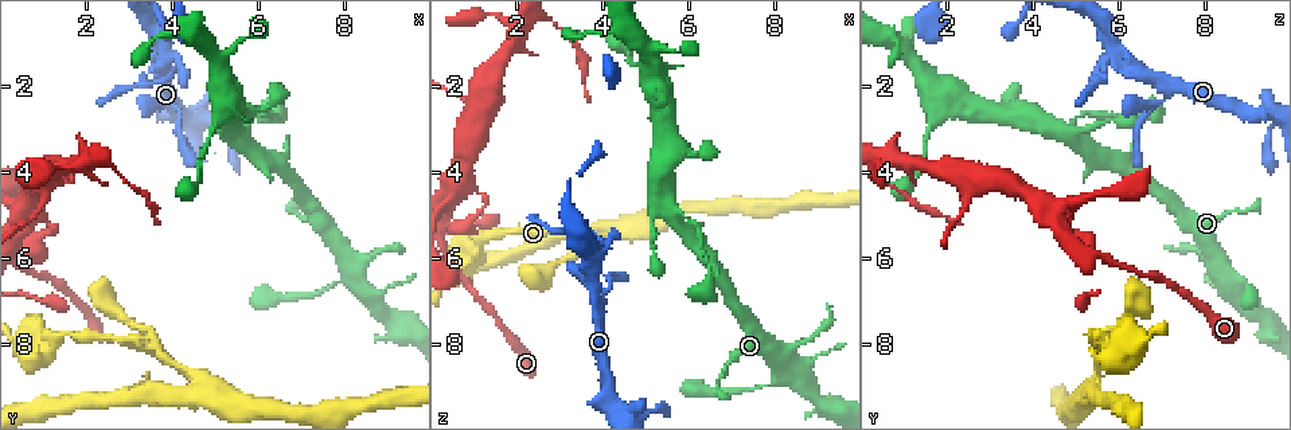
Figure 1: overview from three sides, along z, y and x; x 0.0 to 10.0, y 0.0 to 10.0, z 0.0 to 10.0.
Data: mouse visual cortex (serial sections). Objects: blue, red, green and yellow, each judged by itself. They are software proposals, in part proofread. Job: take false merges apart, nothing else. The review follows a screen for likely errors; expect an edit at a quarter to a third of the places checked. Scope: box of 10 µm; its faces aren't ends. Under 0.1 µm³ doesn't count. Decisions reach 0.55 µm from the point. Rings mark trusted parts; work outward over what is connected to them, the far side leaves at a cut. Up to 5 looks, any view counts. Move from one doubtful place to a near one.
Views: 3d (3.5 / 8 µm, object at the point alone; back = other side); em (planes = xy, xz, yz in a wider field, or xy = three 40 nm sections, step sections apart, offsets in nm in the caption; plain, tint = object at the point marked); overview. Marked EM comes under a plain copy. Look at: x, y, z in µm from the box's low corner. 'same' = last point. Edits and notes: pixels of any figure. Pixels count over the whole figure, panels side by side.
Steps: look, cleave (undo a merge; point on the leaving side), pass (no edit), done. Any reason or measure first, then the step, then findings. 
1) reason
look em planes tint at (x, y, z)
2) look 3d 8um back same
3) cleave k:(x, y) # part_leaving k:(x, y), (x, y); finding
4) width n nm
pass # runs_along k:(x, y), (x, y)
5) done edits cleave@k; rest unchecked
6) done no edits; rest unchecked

sharp bend
look 3d 3.5um at (3.90, 1.30, 6.00)

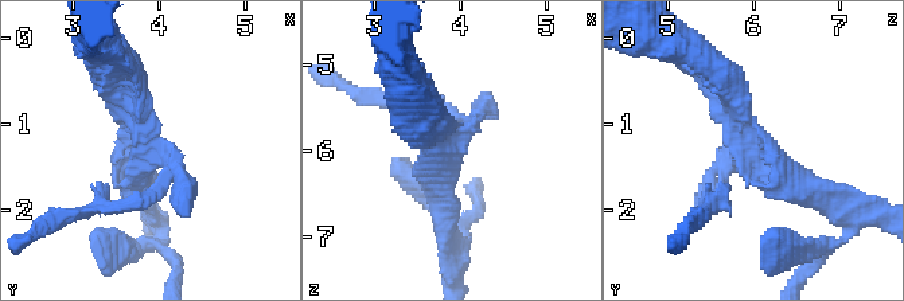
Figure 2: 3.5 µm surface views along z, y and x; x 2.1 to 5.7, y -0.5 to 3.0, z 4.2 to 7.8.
need the tissue
look em xy step 3 tint at (3.95, 1.25, 5.95)

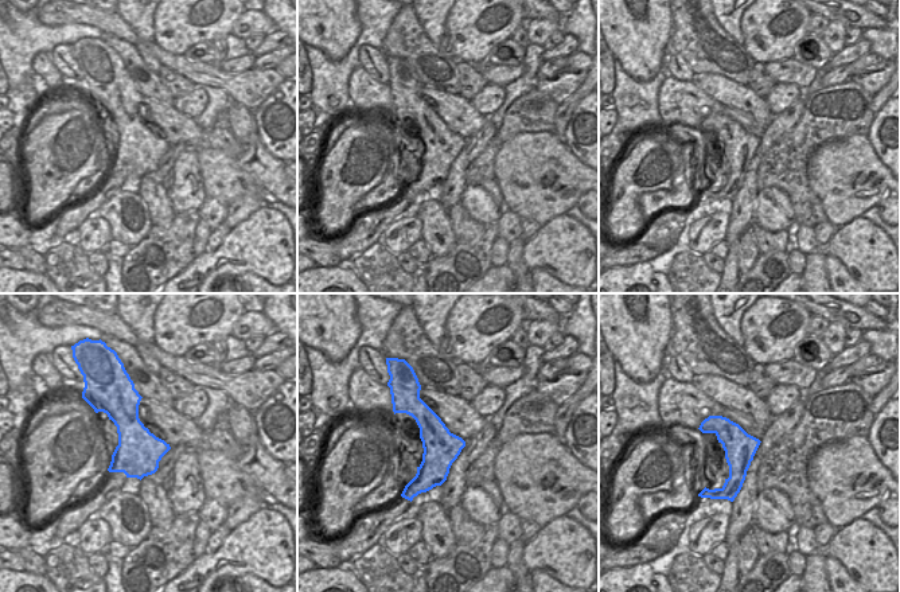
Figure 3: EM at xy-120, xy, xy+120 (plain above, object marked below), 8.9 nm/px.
pass # runs_along 3:(415, 397), (432, 429), (415, 491); one cell here

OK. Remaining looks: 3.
branch point
look 3d 8um at (5.05, 2.70, 1.75)

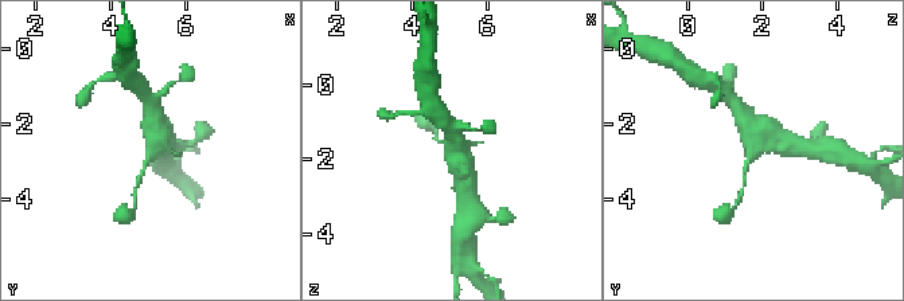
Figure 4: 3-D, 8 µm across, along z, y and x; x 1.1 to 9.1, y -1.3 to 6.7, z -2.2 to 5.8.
look 3d 3.5um same

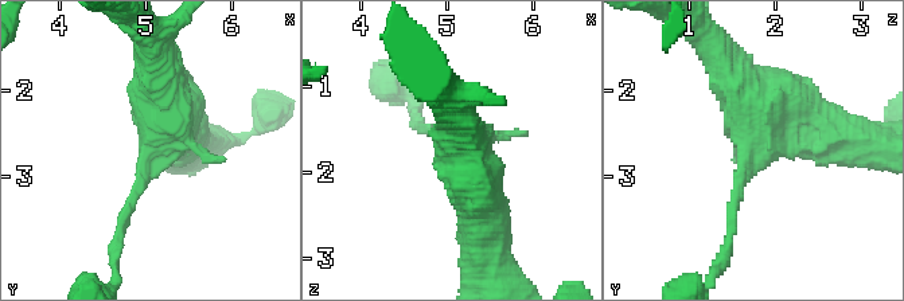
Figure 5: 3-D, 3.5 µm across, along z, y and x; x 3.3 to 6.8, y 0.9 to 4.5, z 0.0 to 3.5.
look em planes tint at (5.10, 2.75, 1.80)

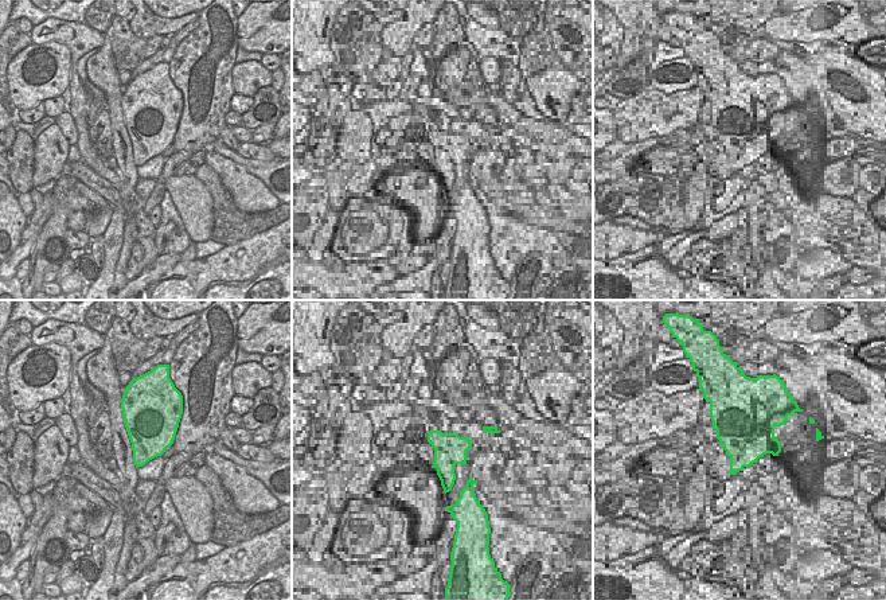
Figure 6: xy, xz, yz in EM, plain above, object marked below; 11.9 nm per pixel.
pass # runs_along 5:(838, 139), (755, 126), (714, 47); one cell here

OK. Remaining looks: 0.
done no edits; rest unchecked

